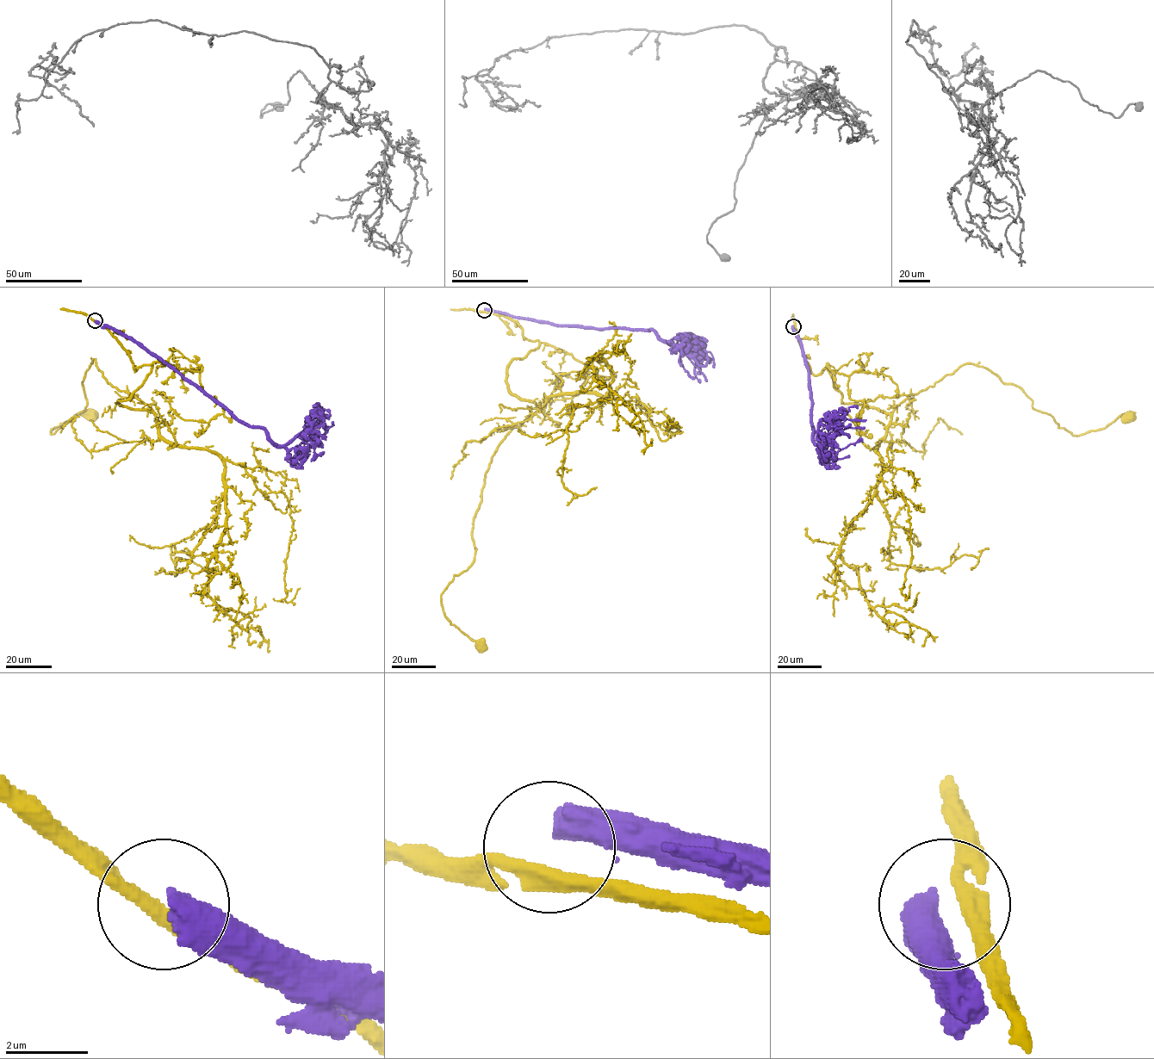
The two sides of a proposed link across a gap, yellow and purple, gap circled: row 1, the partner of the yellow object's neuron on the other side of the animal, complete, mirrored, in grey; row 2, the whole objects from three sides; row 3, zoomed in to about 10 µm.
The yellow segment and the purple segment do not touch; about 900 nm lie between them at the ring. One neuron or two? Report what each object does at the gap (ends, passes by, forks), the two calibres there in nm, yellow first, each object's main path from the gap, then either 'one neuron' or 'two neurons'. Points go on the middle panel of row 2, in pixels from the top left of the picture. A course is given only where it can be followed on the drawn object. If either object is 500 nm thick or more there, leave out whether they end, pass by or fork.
400/600 nm | yellow via (484, 312), (539, 343), (506, 381), (540, 408), (493, 453), (473, 563), (441, 595), (478, 646) | purple via (484, 310), (557, 325), (653, 330), (698, 359), (703, 345), (699, 343), (692, 349) | two neurons

